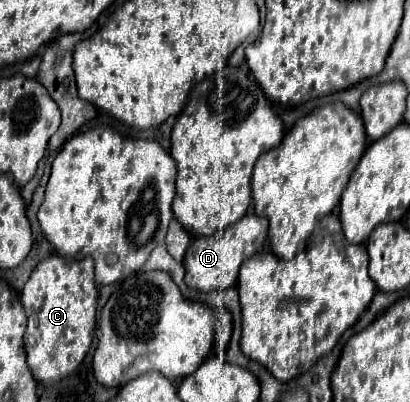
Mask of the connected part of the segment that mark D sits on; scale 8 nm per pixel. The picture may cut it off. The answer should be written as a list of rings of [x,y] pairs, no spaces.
[[[247,214],[243,216],[239,222],[225,226],[221,232],[213,234],[213,236],[201,236],[195,238],[191,242],[191,246],[185,252],[185,282],[189,288],[195,290],[203,290],[203,292],[213,292],[213,290],[225,290],[229,286],[233,286],[237,282],[237,274],[239,274],[239,266],[253,256],[255,252],[259,252],[265,244],[267,238],[267,224],[269,220],[265,220],[265,216],[257,216],[257,214]]]

